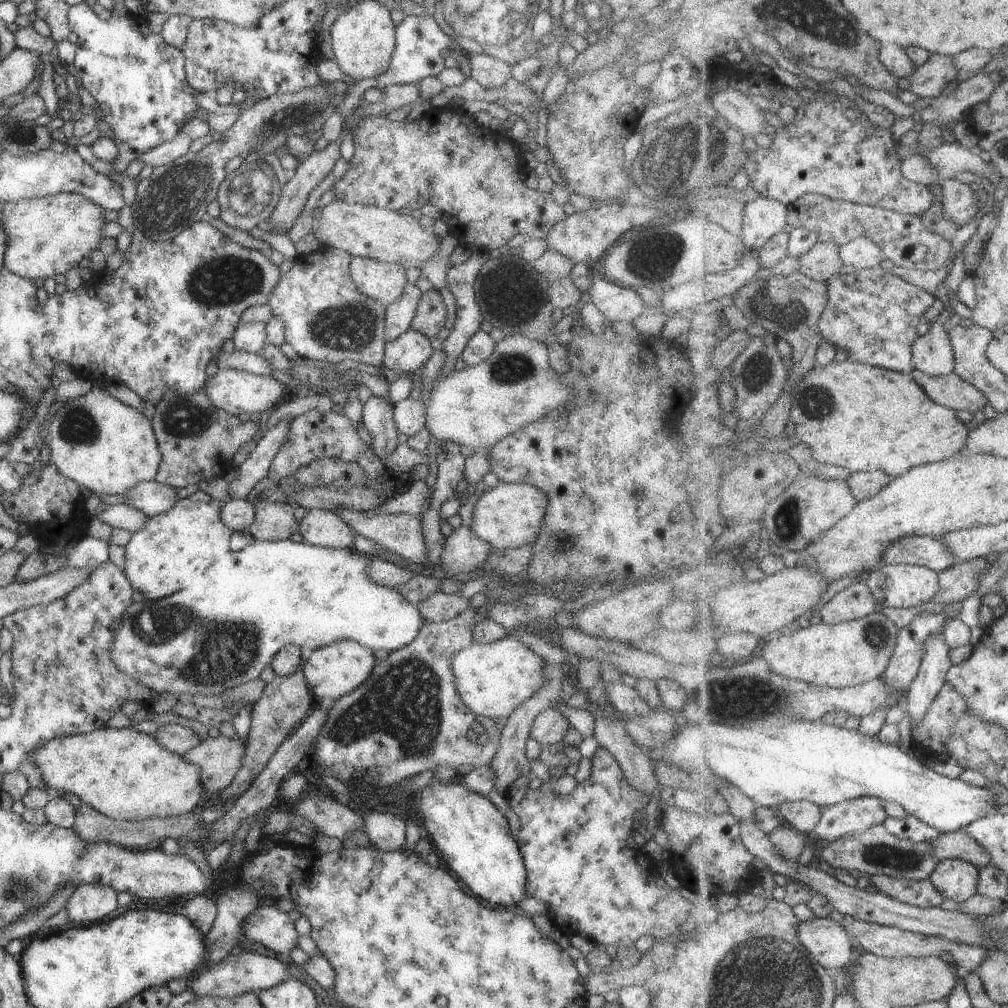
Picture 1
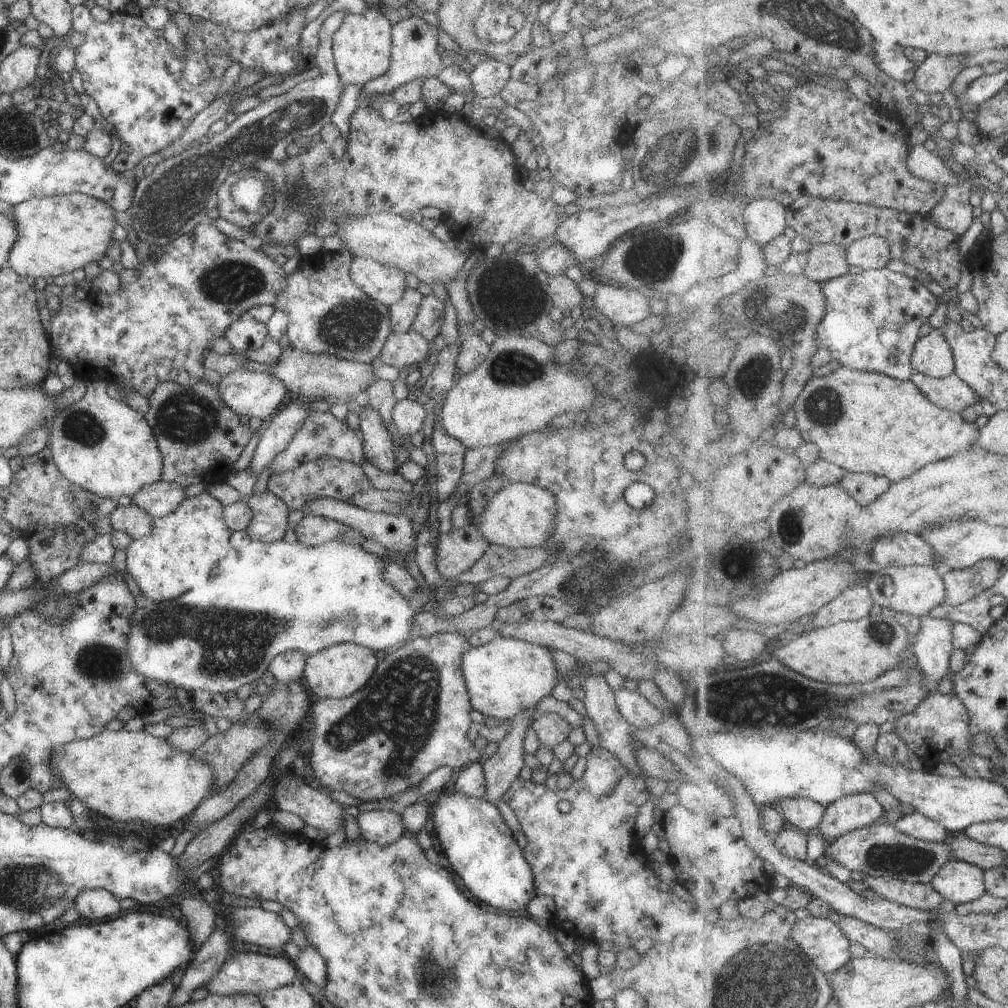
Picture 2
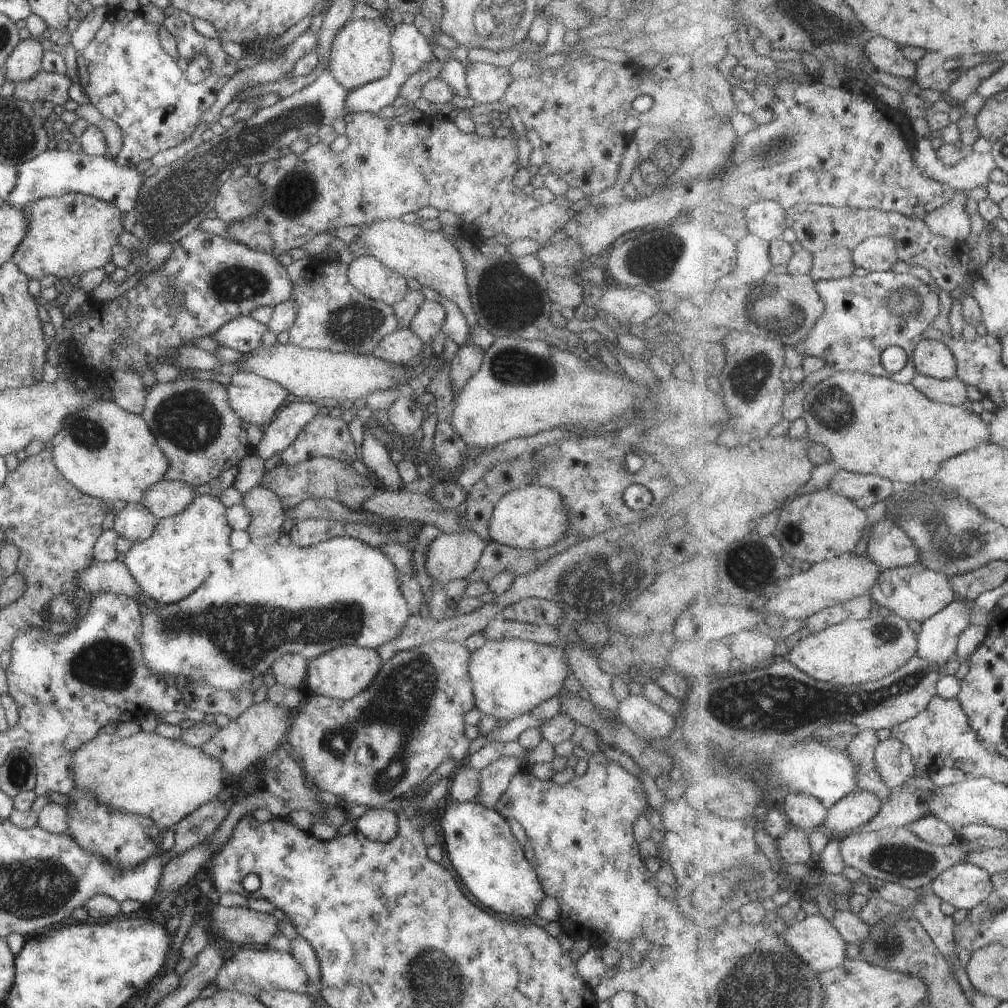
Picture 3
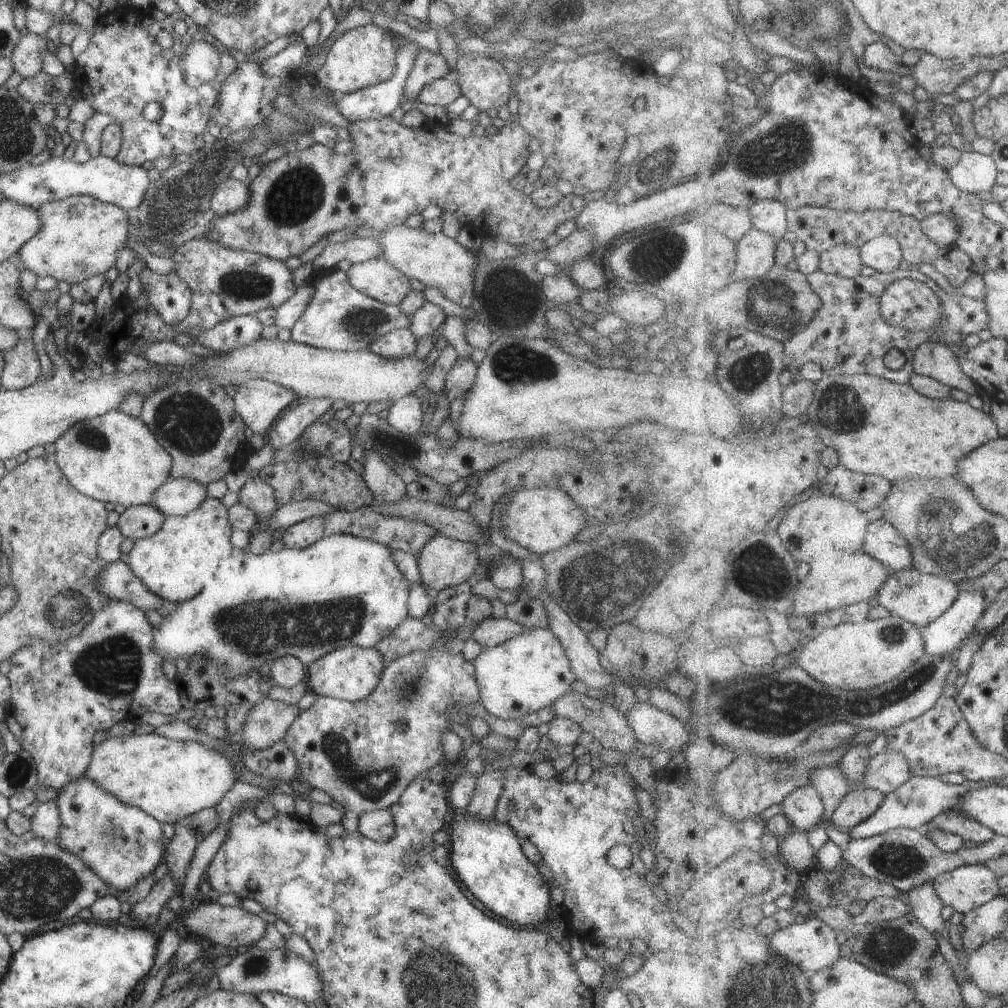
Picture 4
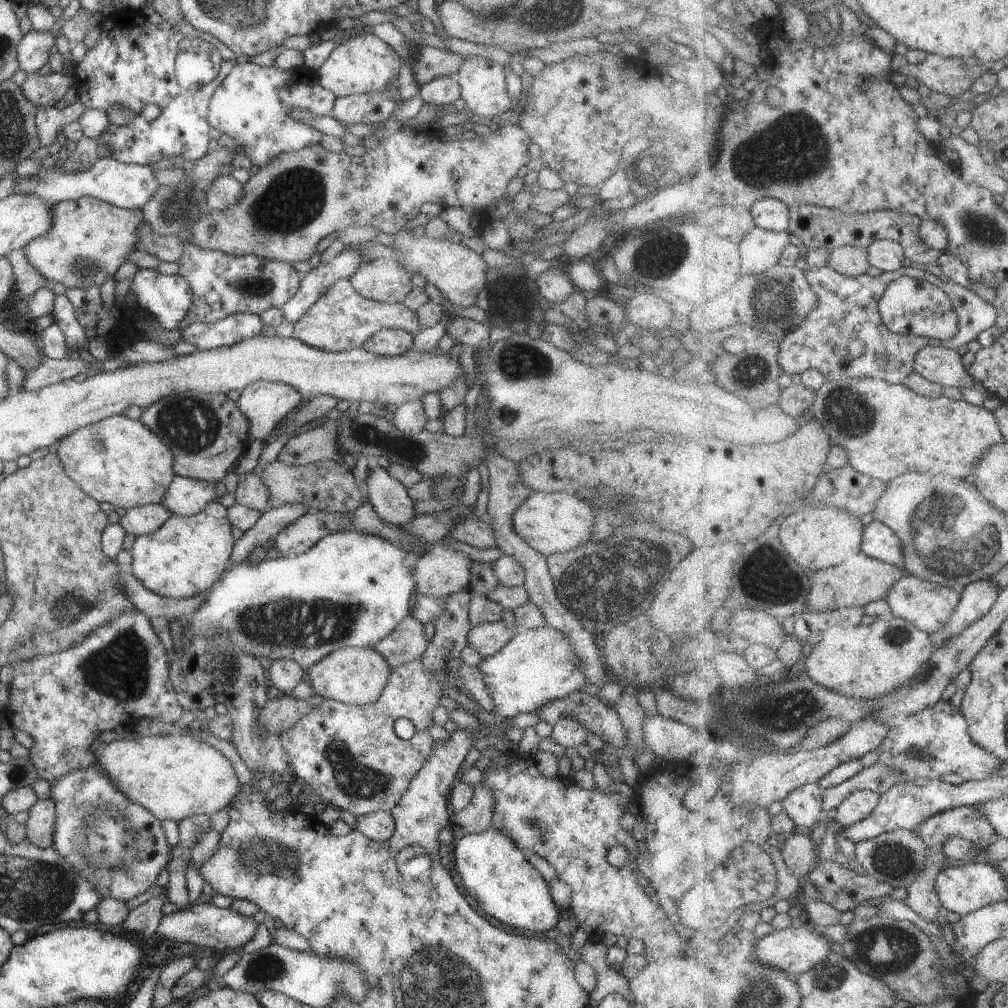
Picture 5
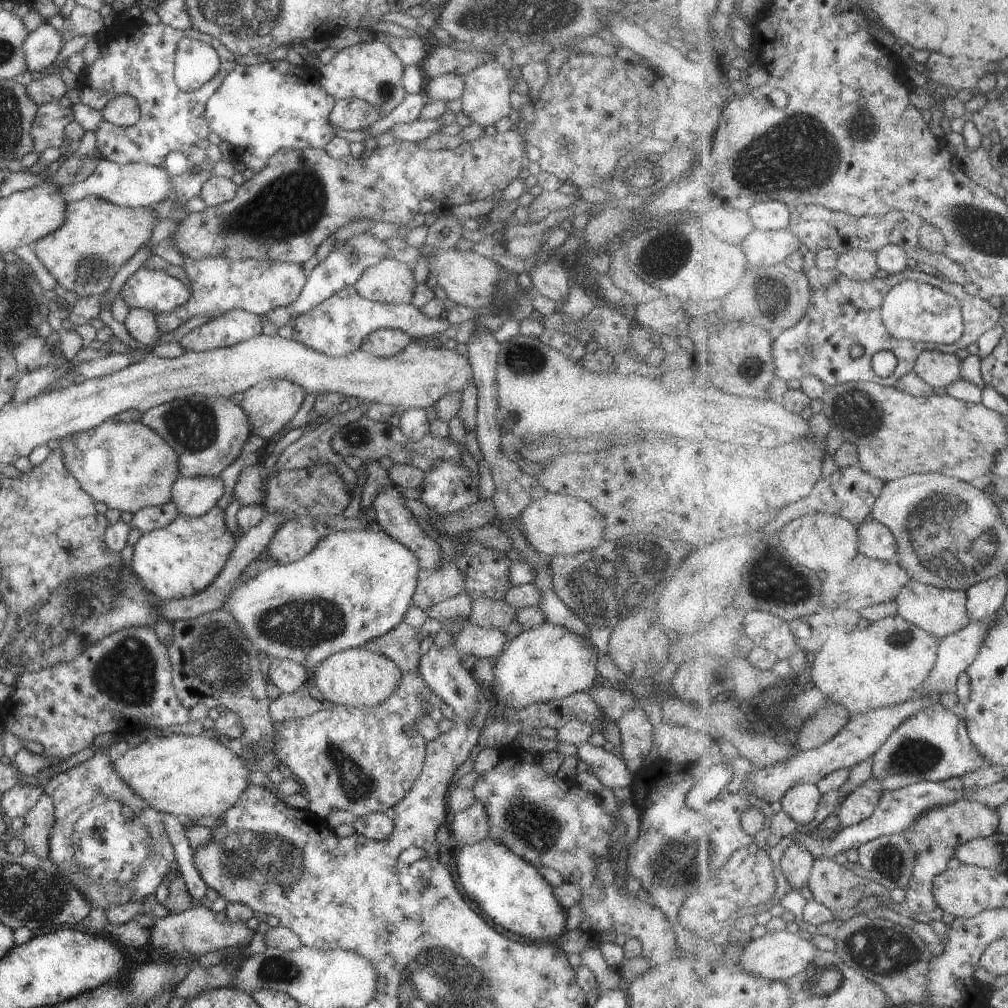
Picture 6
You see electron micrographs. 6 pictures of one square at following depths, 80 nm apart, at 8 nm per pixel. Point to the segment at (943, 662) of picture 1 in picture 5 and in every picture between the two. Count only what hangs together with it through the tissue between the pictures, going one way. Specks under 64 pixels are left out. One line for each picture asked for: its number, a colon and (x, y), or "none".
2: (933, 644)
3: (938, 640)
4: (944, 637)
5: (977, 599)

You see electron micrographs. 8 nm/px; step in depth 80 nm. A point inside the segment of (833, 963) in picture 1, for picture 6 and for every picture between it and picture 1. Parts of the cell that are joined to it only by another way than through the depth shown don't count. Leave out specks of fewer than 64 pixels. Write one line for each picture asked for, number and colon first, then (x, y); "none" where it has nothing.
2: (821, 939)
3: (815, 939)
4: (812, 945)
5: (793, 951)
6: (777, 956)

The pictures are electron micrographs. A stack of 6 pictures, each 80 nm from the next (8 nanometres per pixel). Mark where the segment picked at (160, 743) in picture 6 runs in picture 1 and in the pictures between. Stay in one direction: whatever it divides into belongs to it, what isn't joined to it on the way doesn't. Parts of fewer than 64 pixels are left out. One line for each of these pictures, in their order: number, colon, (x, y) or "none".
1: (123, 774)
2: (123, 776)
3: (145, 774)
4: (169, 779)
5: (172, 776)

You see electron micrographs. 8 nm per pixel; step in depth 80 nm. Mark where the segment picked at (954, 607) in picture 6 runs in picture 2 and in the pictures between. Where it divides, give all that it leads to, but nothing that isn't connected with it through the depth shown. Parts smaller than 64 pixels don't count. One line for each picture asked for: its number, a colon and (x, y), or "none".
2: (916, 590)
3: (916, 592)
4: (921, 598)
5: (930, 606)

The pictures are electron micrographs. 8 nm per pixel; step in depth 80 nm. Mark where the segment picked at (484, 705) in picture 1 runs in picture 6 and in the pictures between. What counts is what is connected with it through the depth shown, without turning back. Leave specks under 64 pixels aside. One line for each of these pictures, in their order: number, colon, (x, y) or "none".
2: (503, 676)
3: (509, 677)
4: (528, 672)
5: (535, 666)
6: (550, 661)

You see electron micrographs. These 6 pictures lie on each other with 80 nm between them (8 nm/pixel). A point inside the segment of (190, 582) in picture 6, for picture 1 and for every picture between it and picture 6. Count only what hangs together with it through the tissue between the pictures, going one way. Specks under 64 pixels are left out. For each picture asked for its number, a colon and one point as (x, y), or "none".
1: (190, 533)
2: (181, 546)
3: (171, 563)
4: (173, 563)
5: (181, 558)

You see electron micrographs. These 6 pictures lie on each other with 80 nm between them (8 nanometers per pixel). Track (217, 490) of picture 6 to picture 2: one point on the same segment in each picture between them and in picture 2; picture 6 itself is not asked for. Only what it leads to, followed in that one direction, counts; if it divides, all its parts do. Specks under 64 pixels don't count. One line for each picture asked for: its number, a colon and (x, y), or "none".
2: (159, 498)
3: (164, 498)
4: (178, 496)
5: (184, 496)

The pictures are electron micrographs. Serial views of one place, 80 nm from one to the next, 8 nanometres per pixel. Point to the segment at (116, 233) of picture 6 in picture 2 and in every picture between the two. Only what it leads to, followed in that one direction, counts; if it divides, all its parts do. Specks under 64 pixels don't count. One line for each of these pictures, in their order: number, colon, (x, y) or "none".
2: (54, 235)
3: (69, 235)
4: (79, 236)
5: (88, 239)

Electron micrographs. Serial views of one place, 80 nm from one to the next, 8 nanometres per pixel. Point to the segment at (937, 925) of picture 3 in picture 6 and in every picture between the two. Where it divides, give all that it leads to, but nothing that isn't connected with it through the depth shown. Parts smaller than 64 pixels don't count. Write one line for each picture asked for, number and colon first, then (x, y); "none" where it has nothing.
4: (924, 901)
5: (922, 897)
6: (935, 836)

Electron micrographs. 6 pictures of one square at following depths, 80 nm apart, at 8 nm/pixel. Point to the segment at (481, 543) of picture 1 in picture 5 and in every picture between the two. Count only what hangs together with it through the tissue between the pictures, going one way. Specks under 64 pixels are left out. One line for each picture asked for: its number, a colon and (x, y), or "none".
2: (457, 550)
3: (448, 557)
4: (443, 562)
5: (440, 571)

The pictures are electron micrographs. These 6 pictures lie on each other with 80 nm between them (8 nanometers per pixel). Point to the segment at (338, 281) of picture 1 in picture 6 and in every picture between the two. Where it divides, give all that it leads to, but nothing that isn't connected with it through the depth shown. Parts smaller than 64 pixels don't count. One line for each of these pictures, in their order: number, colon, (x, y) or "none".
2: (327, 313)
3: (331, 314)
4: (338, 318)
5: (341, 319)
6: (335, 327)

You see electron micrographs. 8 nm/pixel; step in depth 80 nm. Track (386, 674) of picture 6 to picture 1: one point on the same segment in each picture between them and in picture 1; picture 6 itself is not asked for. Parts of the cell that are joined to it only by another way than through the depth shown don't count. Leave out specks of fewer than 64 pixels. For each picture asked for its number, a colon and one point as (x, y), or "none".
1: (333, 670)
2: (337, 671)
3: (340, 673)
4: (349, 673)
5: (355, 676)

